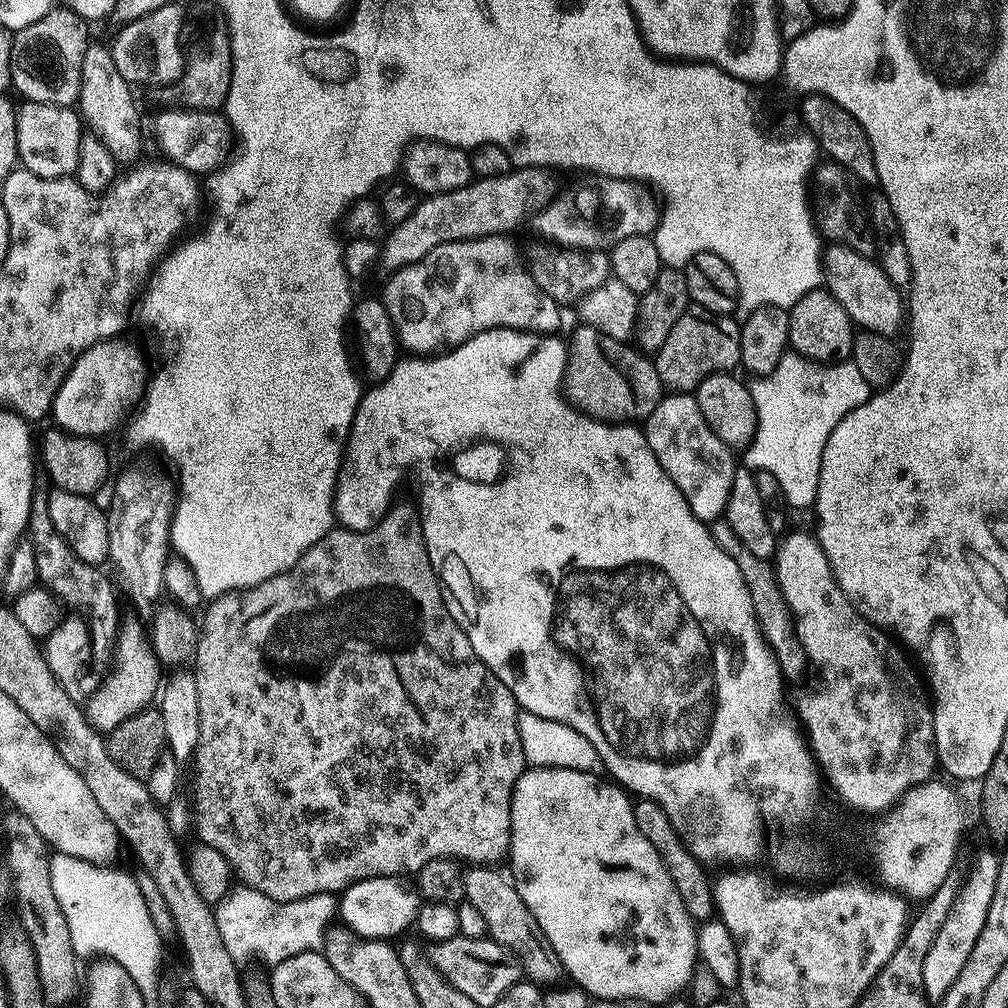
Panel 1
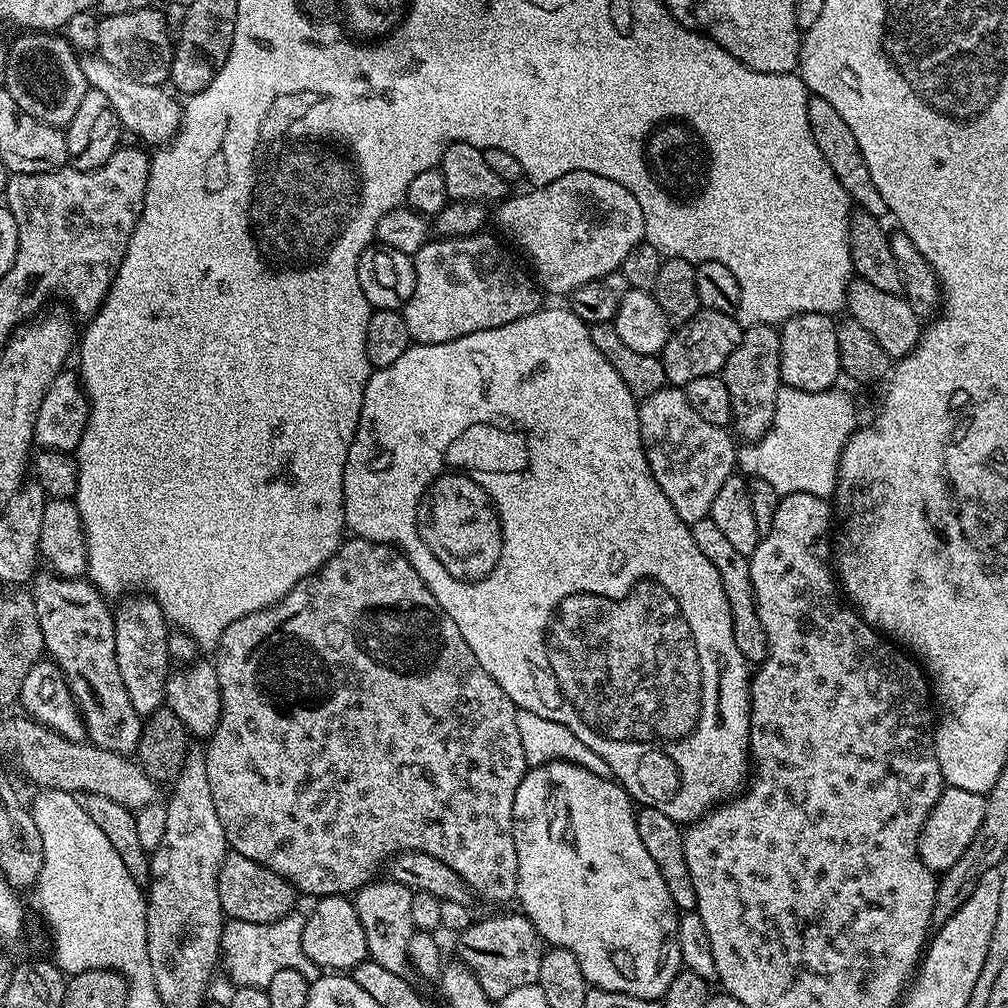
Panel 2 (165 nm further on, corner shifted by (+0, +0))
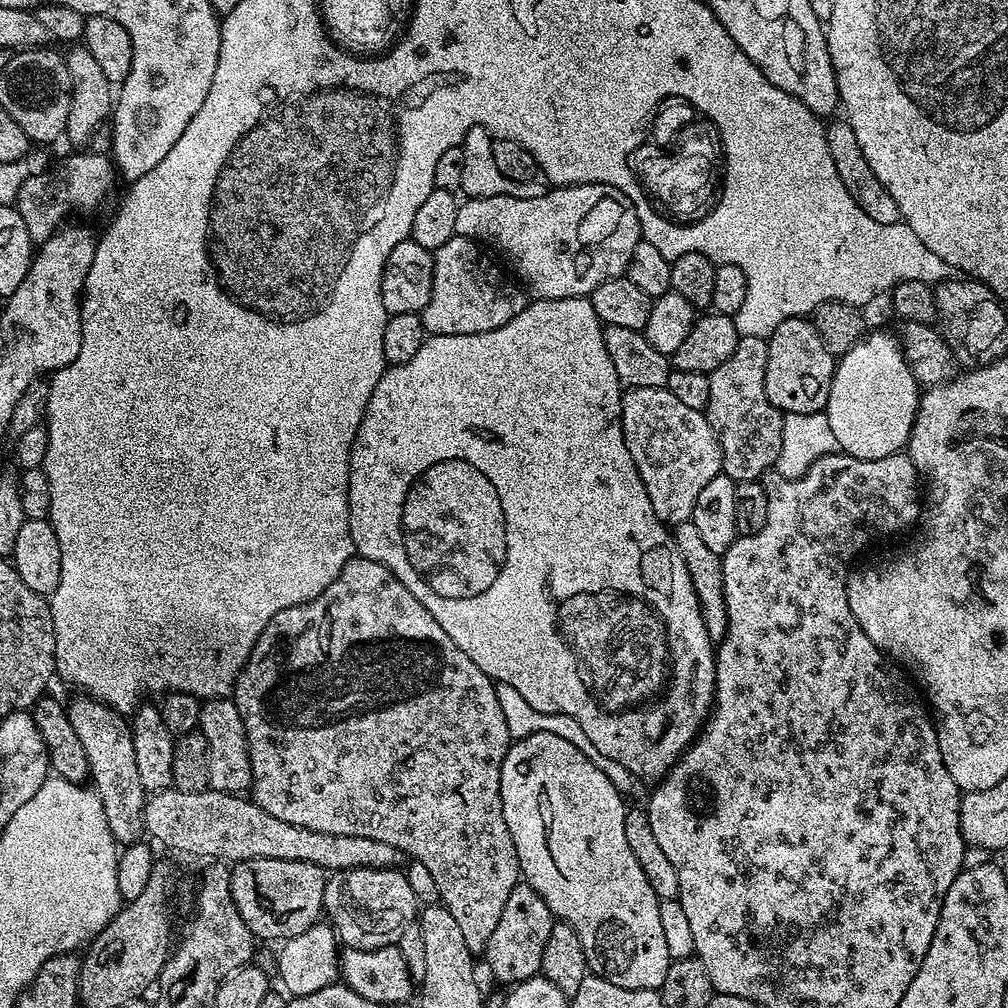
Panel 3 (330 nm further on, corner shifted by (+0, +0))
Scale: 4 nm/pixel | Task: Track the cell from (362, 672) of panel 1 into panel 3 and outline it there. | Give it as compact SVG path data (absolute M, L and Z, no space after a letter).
M359 554L353 555L352 559L346 562L346 566L342 566L338 578L322 594L313 597L306 604L295 604L278 614L274 614L274 618L270 618L266 630L262 630L250 658L240 672L240 677L236 679L236 686L232 690L231 699L235 700L238 714L242 714L242 722L246 726L246 742L248 743L250 770L252 771L251 799L255 800L258 806L262 806L262 810L266 810L266 814L274 814L274 818L282 818L282 822L290 822L294 826L306 826L306 830L318 830L322 834L354 834L358 838L374 838L378 842L390 842L390 846L394 846L405 857L412 856L408 858L417 864L426 866L426 870L430 870L430 875L438 886L438 894L444 908L450 910L450 914L454 914L458 927L462 929L462 939L466 941L466 946L473 954L483 953L484 947L490 942L490 934L494 934L494 930L498 927L498 918L502 918L502 910L506 910L506 902L510 898L510 894L522 880L520 859L514 850L514 838L510 838L510 830L506 826L506 818L502 814L502 790L500 789L502 762L508 753L508 745L513 743L513 739L506 730L506 718L502 715L502 706L498 706L496 684L490 677L484 679L484 676L472 667L468 658L462 652L457 651L450 634L446 634L446 630L442 630L442 626L438 626L438 622L434 622L434 616L430 614L430 610L426 610L426 606L422 606L422 602L418 602L418 598L414 598L414 594L410 594L410 590L406 590L406 586L402 586L402 582L398 582L398 578L394 578L392 571L386 566L382 566L382 562L370 562L370 558Z

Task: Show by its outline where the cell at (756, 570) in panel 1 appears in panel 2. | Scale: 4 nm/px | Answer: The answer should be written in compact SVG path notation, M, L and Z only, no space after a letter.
M711 516L694 522L690 527L694 542L698 542L698 550L702 550L702 554L706 554L710 562L714 562L714 570L718 570L722 588L726 590L726 600L730 602L734 640L738 642L738 650L742 650L749 665L759 665L766 656L766 637L760 628L760 619L756 613L756 595L748 569L749 557L738 554L738 549L722 535L722 530L718 530L718 525L712 521Z

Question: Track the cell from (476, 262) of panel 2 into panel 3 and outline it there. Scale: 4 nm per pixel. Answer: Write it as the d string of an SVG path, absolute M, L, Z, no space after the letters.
M454 235L450 242L436 248L432 253L434 286L430 290L430 302L426 302L422 313L425 333L433 336L482 334L498 330L498 326L506 326L510 318L522 314L525 289L515 279L507 280L505 269L500 269L491 258L477 241L464 236Z

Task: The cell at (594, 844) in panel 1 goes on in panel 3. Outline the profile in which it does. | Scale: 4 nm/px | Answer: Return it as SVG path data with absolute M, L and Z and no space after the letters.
M530 734L508 745L508 753L502 762L500 789L502 790L502 814L506 818L510 838L514 838L514 850L520 859L523 879L539 894L542 902L546 902L546 906L557 921L569 924L576 931L578 942L582 942L582 950L586 950L586 962L591 975L606 978L606 982L614 982L614 986L623 988L653 990L661 988L670 963L666 950L666 937L664 937L662 922L658 915L661 900L654 894L654 886L646 882L646 873L642 871L642 866L638 866L638 858L634 858L630 845L626 843L625 797L614 786L614 782L610 782L610 778L606 778L606 774L602 774L602 770L598 770L598 766L594 766L594 762L590 762L590 758L582 754L582 750L578 750L578 746L570 746L566 738L558 738L555 734Z

